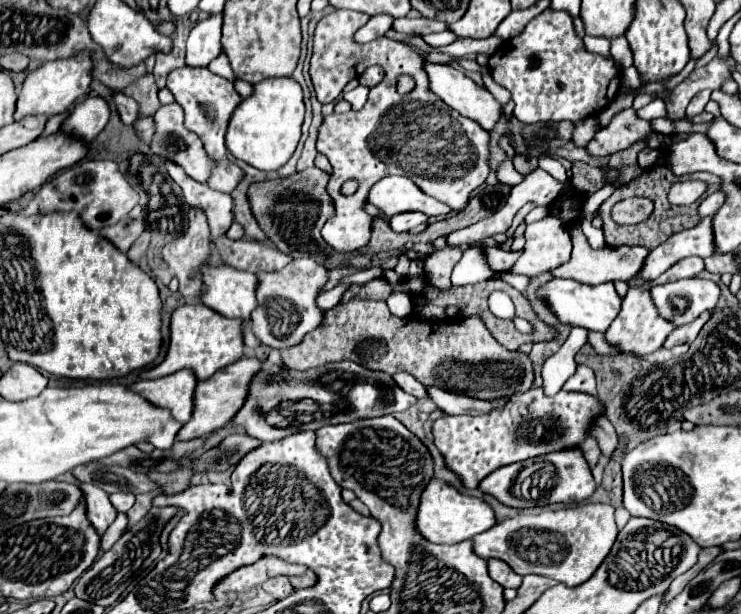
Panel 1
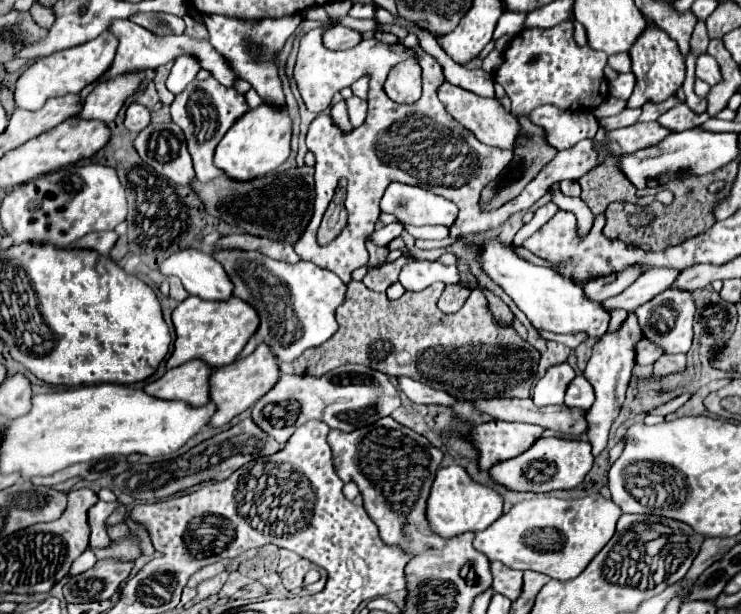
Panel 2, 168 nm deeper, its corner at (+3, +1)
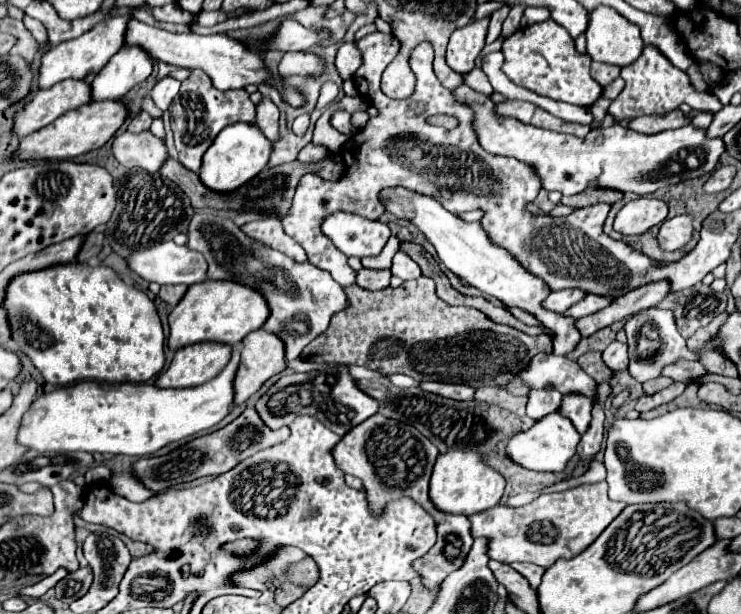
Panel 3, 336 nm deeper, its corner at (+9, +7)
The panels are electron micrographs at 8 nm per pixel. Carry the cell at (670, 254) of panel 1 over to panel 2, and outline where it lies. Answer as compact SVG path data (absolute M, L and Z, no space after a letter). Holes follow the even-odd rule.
M633 264L633 266L627 266L621 272L607 274L607 276L601 276L601 278L593 278L593 280L585 282L585 294L589 294L589 298L597 298L597 302L603 302L611 296L621 294L641 274L645 274L645 266L641 266L641 264L635 266Z

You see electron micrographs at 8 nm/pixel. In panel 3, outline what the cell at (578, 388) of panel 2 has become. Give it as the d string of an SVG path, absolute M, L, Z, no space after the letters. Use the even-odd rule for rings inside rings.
M563 396L559 412L563 412L573 422L579 434L585 434L591 424L591 408L593 404L589 400L583 400L581 396Z

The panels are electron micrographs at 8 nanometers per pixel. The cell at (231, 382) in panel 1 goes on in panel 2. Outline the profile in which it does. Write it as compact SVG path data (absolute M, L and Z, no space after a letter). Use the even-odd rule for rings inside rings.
M259 344L251 356L235 360L233 364L229 364L225 368L213 370L213 374L209 376L209 396L215 402L217 410L215 410L215 414L213 414L213 418L209 420L207 426L209 428L221 428L221 426L229 424L237 414L245 412L263 394L267 394L273 388L273 384L277 382L277 378L279 378L277 360L265 344Z

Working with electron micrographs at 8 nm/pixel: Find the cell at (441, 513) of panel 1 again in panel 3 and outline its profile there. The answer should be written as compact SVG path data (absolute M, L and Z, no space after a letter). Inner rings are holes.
M451 450L437 456L433 476L431 476L429 496L441 512L471 516L473 512L481 512L491 506L497 506L503 496L503 488L505 488L505 478L501 476L501 472L485 464L479 452Z

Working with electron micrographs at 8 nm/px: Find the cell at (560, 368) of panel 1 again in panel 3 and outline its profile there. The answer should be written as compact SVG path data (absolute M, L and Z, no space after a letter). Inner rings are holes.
M543 388L543 392L529 392L529 404L527 404L527 416L533 420L541 420L543 416L555 412L561 406L561 396L559 392L547 392L547 388Z

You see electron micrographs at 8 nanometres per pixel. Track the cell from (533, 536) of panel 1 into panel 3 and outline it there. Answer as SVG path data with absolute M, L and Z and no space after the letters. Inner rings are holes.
M607 482L581 484L563 492L543 494L527 506L509 508L495 506L485 512L471 514L471 534L473 538L487 536L489 556L503 562L531 562L549 568L557 558L573 558L583 548L593 544L599 534L623 512L627 504L613 502L607 496Z

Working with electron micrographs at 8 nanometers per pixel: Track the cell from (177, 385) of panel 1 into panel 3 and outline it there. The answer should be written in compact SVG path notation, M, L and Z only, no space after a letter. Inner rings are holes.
M197 342L175 352L171 366L157 378L161 388L189 388L215 378L231 360L233 346L219 342Z

